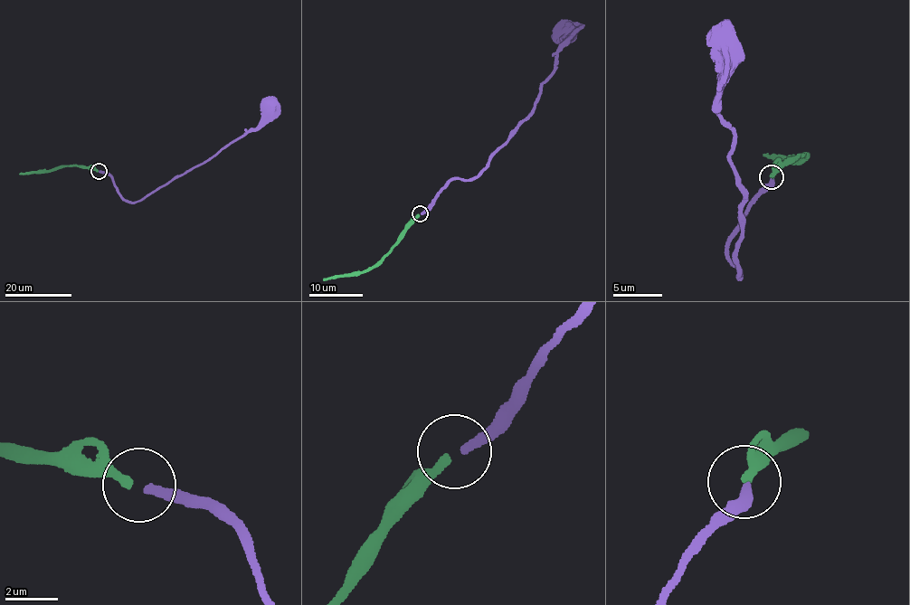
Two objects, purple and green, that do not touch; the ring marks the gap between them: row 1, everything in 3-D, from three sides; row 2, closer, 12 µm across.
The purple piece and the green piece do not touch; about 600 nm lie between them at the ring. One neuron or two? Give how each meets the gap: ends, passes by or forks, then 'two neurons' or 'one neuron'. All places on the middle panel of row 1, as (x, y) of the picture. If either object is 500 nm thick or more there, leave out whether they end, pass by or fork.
purple ends | green ends | one neuron

